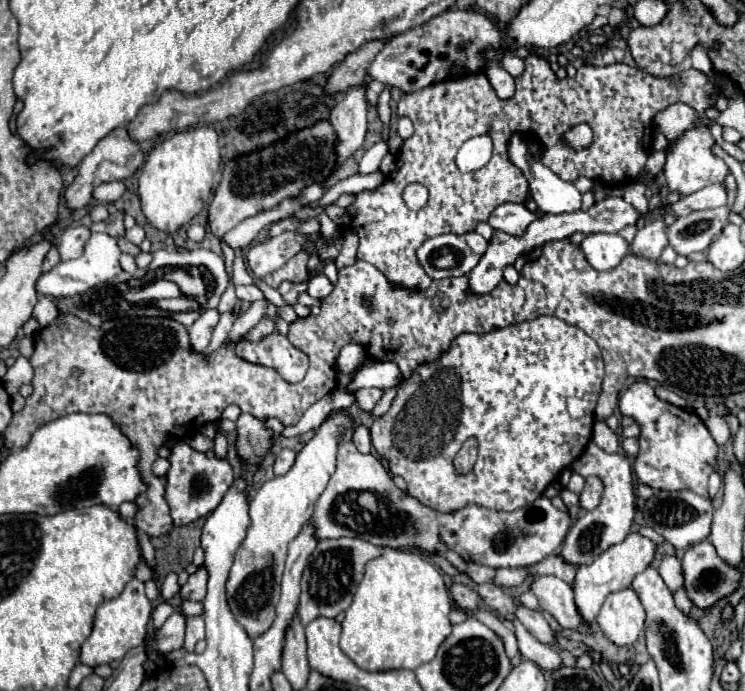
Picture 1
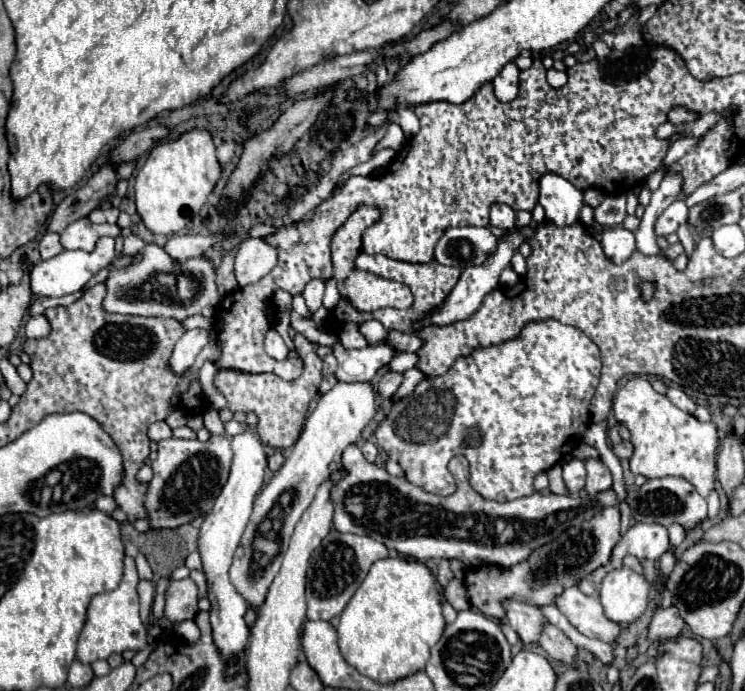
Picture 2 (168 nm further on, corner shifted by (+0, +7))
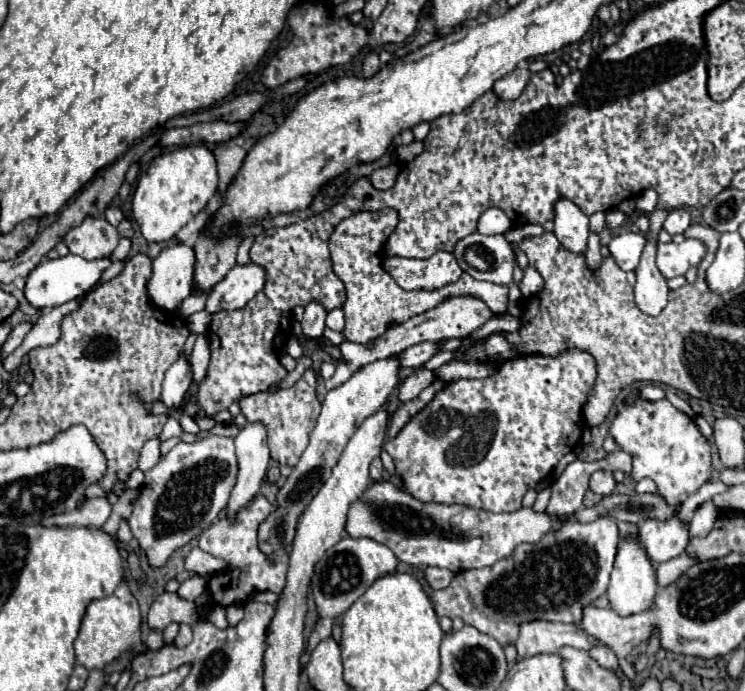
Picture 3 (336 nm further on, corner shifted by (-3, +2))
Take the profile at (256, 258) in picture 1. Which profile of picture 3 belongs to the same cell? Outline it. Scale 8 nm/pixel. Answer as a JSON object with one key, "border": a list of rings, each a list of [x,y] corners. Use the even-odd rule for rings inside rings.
{"border":[[[248,262],[244,266],[234,266],[222,282],[214,286],[208,296],[206,310],[210,314],[220,310],[236,310],[242,308],[248,300],[252,300],[266,282],[266,270]]]}

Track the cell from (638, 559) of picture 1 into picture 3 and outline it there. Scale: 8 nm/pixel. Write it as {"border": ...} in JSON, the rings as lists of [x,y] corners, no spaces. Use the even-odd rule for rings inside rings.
{"border":[[[678,518],[666,522],[644,520],[638,524],[638,538],[650,560],[660,564],[680,556],[688,546],[688,526]]]}

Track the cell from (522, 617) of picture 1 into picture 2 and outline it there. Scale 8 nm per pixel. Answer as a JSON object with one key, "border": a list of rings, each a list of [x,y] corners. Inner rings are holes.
{"border":[[[545,625],[545,633],[541,633],[539,645],[545,649],[545,653],[563,663],[563,665],[573,665],[577,661],[577,647],[571,643],[571,639],[559,631],[553,625]]]}

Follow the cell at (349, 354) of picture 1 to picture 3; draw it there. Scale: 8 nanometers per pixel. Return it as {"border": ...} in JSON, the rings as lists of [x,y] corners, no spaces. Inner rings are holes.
{"border":[[[384,208],[378,212],[358,212],[346,220],[342,220],[332,236],[330,236],[330,254],[332,254],[332,264],[336,276],[344,282],[346,288],[346,302],[342,306],[346,314],[346,328],[344,336],[346,340],[354,344],[368,344],[382,336],[388,330],[390,322],[402,324],[408,318],[422,314],[434,306],[438,306],[442,300],[458,294],[472,294],[482,298],[488,308],[496,314],[502,316],[506,314],[508,308],[508,286],[496,286],[494,282],[478,282],[470,274],[462,274],[458,282],[448,284],[440,290],[418,290],[418,292],[408,292],[402,290],[392,276],[382,268],[382,246],[388,240],[388,236],[394,232],[398,224],[398,214],[392,208]]]}

